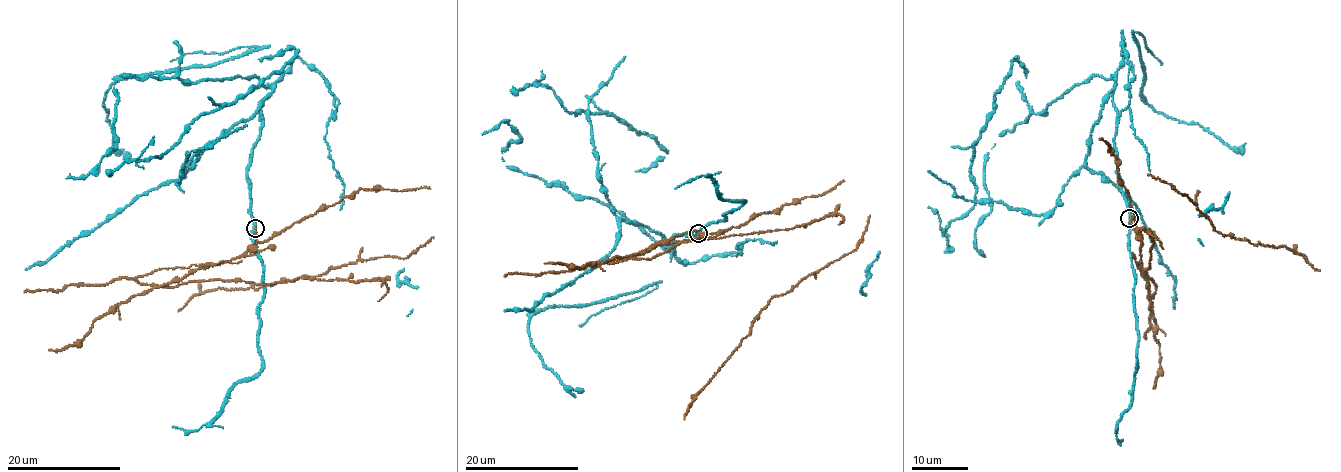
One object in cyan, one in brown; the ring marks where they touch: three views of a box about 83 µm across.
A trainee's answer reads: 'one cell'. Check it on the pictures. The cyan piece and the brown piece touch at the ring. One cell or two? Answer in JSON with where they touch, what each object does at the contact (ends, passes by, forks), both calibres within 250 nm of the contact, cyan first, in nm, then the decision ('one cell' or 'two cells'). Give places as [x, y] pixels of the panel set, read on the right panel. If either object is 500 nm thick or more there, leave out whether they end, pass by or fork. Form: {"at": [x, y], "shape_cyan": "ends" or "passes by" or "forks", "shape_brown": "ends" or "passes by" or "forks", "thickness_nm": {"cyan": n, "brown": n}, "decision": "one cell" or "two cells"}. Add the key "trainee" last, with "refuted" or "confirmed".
{"at": [1129, 218], "shape_cyan": "passes by", "shape_brown": "ends", "thickness_nm": {"cyan": 320, "brown": 220}, "decision": "two cells", "trainee": "refuted"}

